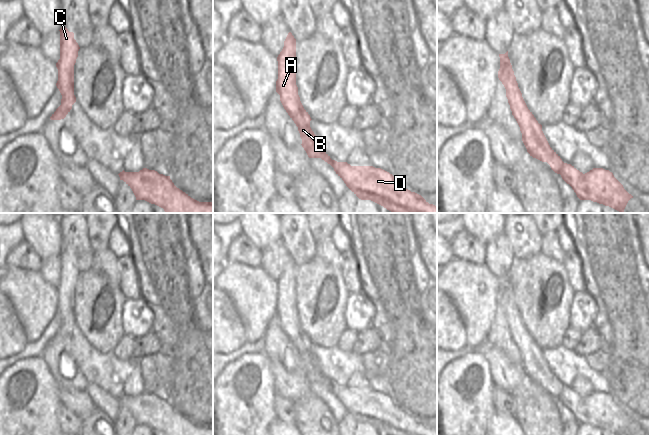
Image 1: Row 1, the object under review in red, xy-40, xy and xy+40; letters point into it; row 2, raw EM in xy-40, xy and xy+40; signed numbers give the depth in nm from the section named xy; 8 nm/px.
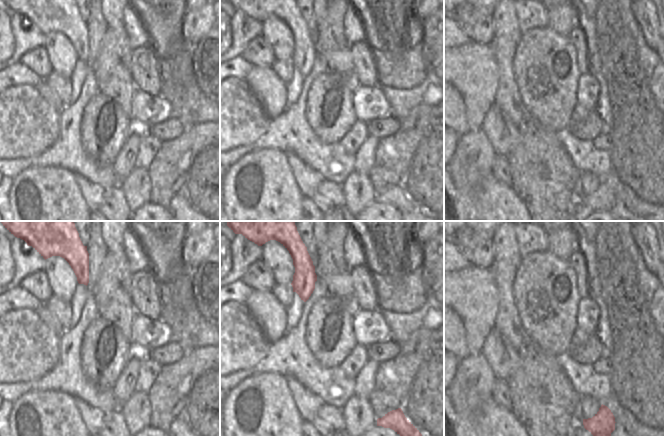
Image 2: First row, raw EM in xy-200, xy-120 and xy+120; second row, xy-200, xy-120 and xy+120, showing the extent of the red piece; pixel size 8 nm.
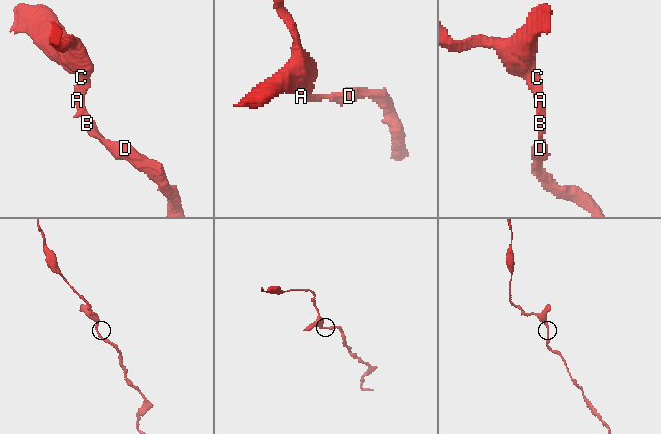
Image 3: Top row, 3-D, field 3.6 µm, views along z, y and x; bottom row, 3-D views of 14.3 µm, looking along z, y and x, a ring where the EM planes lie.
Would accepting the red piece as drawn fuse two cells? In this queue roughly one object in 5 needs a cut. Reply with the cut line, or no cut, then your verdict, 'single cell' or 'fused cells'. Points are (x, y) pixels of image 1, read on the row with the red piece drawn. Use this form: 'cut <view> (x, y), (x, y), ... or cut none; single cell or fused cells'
cut none; single cell

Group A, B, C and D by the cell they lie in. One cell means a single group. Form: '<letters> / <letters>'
A B C D

